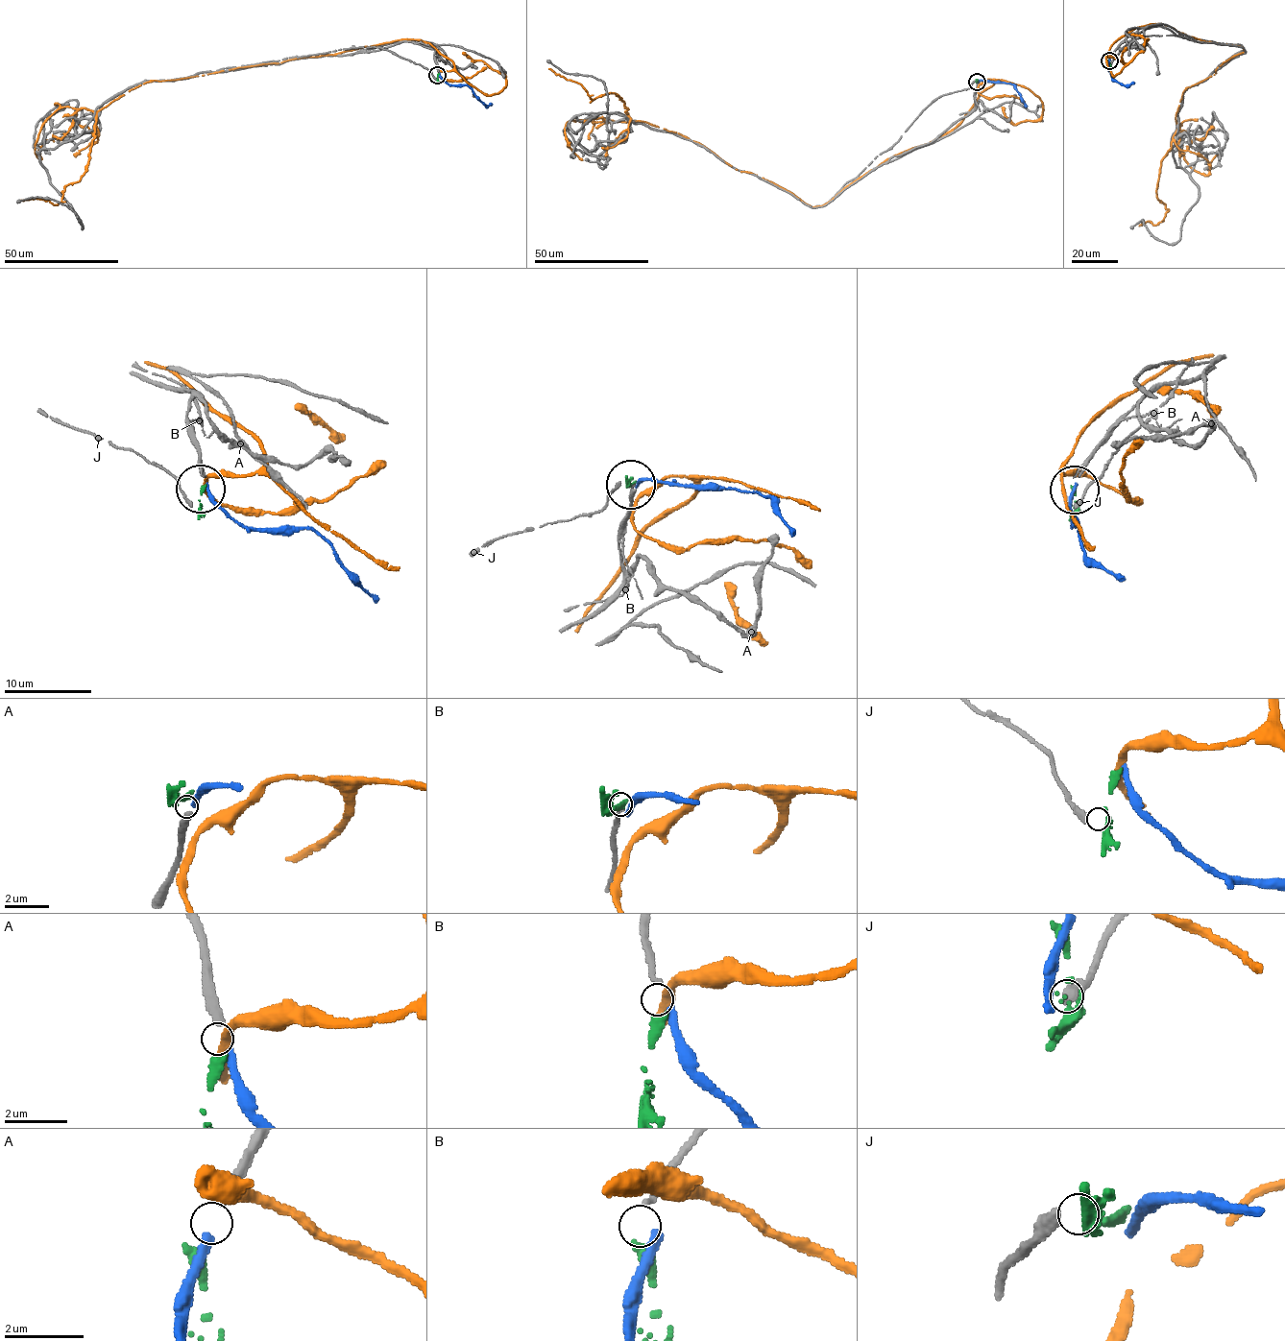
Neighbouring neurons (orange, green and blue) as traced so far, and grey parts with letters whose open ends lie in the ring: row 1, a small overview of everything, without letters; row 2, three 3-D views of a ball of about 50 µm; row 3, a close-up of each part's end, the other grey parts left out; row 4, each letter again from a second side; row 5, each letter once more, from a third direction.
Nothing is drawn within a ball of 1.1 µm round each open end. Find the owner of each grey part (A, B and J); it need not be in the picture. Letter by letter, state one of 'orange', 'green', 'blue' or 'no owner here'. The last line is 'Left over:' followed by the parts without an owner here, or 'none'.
A: blue
B: green
J: no owner here
Left over: J

